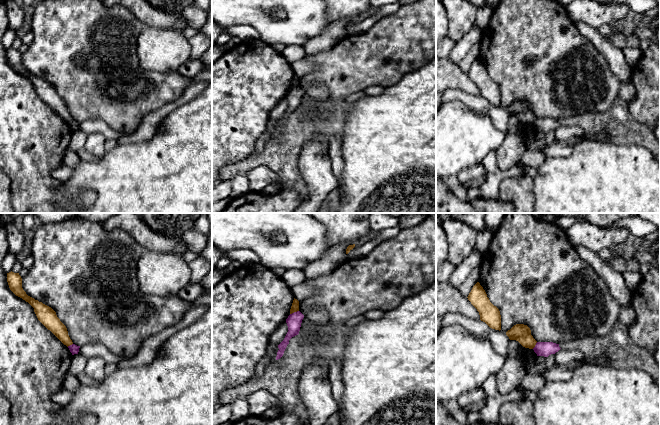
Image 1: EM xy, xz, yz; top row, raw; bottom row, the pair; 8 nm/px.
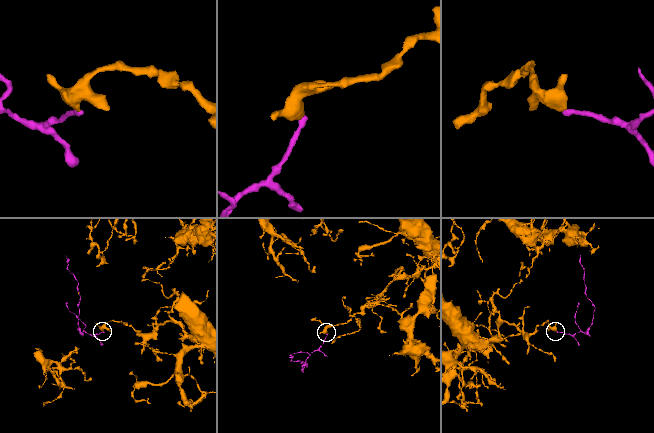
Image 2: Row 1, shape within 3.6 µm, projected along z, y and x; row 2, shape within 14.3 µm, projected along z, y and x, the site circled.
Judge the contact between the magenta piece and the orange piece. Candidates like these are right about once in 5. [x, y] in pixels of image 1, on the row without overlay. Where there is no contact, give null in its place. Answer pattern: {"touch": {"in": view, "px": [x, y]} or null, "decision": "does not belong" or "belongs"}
{"touch": {"in": "xz", "px": [294, 88]}, "decision": "does not belong"}

